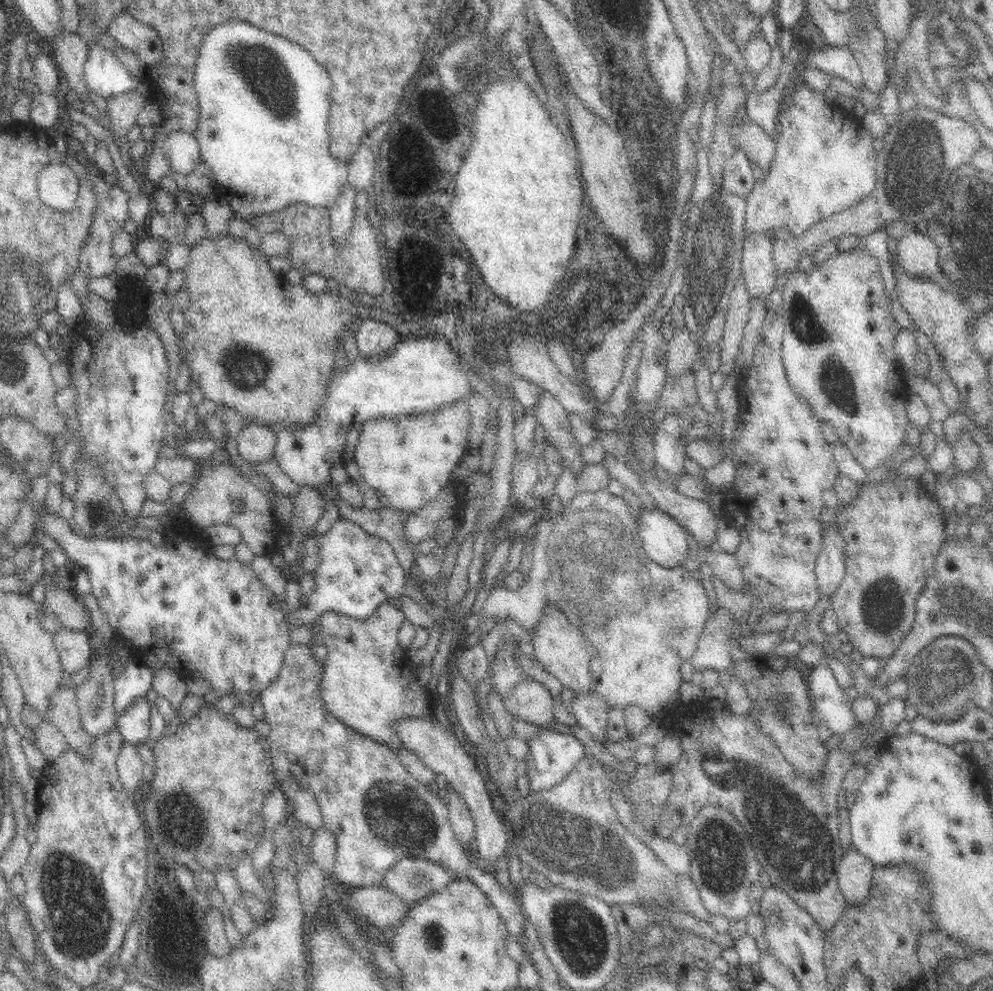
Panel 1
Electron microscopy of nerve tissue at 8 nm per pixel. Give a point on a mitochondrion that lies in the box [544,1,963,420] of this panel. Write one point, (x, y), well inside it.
(915, 166)

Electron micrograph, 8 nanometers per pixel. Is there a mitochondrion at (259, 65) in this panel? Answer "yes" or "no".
yes

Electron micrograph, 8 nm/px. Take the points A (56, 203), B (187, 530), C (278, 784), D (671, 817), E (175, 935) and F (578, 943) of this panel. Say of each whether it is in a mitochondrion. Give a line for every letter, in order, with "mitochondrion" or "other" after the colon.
A: other
B: other
C: other
D: other
E: other
F: mitochondrion

